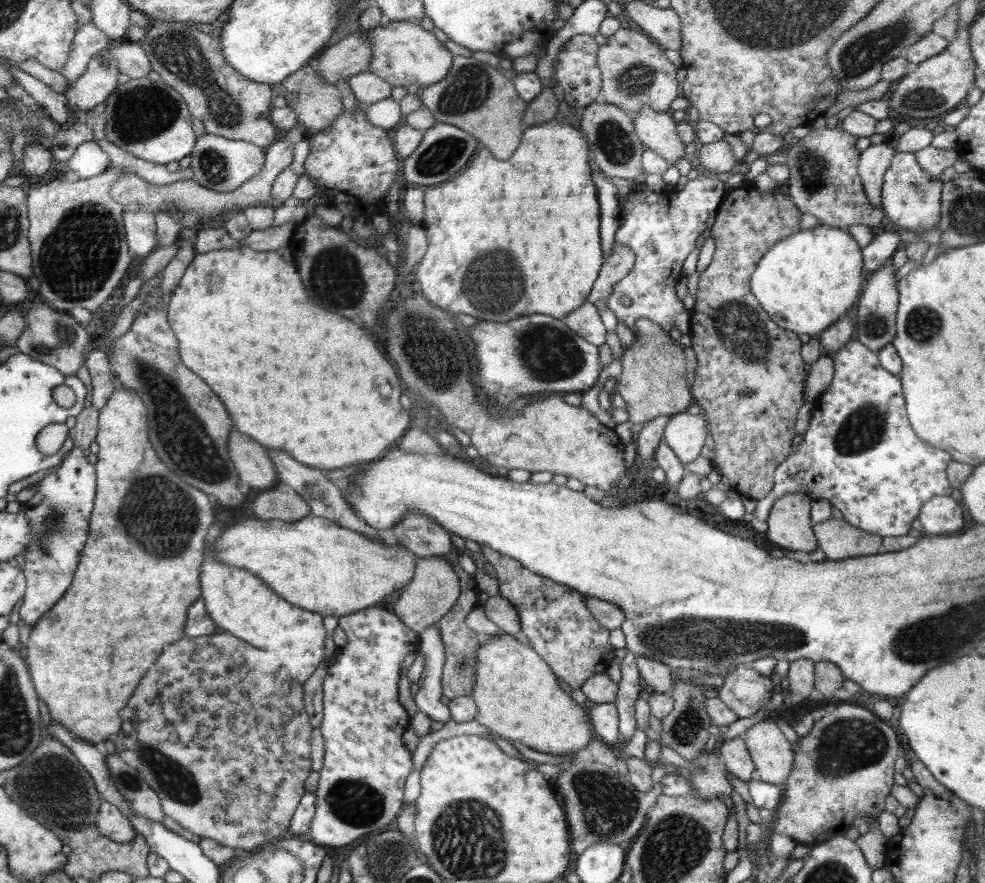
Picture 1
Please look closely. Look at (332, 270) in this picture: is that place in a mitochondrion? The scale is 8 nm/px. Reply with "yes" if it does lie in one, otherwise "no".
yes

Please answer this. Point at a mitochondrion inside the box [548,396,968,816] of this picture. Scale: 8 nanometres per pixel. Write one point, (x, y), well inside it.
(680, 638)

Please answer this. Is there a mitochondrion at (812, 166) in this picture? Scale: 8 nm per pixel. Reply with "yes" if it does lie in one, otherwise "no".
yes

